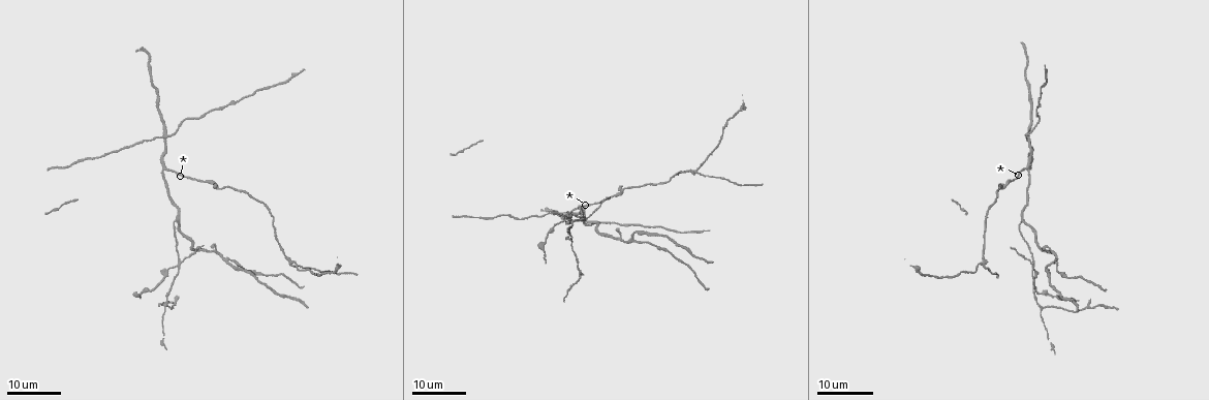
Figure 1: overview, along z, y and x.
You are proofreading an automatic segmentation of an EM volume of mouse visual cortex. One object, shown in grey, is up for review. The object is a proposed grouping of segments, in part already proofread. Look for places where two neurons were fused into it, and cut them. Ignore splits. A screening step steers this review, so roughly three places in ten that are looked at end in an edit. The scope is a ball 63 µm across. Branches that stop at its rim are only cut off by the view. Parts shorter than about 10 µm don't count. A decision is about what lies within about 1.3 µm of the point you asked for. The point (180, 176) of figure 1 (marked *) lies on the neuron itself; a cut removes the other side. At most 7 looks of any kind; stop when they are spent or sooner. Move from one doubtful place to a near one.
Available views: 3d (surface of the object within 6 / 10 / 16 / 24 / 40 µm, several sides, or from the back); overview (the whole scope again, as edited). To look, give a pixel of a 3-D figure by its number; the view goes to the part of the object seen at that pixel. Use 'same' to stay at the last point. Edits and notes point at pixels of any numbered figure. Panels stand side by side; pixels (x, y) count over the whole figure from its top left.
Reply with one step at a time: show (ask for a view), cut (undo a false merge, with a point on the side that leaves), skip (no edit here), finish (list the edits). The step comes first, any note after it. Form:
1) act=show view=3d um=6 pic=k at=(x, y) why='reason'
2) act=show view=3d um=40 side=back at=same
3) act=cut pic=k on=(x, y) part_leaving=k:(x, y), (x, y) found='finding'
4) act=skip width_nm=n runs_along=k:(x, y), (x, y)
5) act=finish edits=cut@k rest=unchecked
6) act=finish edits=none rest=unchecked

act=show view=3d um=16 pic=1 at=(175, 219) why='arms part here'

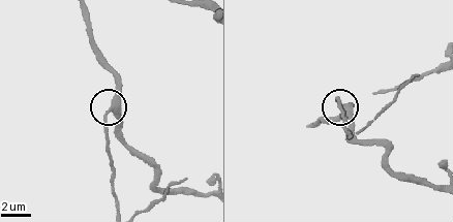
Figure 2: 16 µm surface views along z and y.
act=show view=3d um=10 pic=2 at=(111, 109)

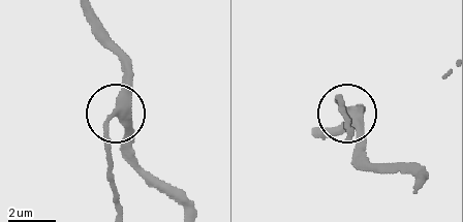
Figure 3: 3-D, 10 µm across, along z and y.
act=skip side_arm_um=36 runs_along=3:(86, 19), (123, 72), (123, 102), (105, 131), (110, 165) found='one neuron here'

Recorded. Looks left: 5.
act=show view=3d um=24 pic=1 at=(631, 238) why='three-way junction'

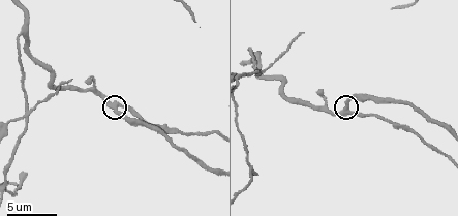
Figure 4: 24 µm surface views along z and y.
act=show view=3d um=6 pic=4 at=(345, 110)

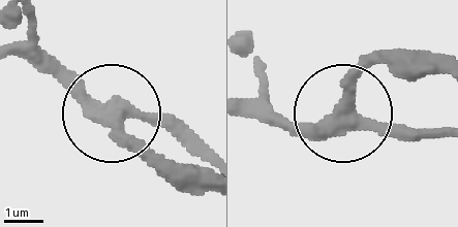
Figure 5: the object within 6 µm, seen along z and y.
act=skip runs_along=5:(253, 98), (303, 127), (362, 118), (428, 137) found='continuous, no second neuron'

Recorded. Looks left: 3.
act=show view=3d um=10 pic=4 at=(22, 118) why='a fork'

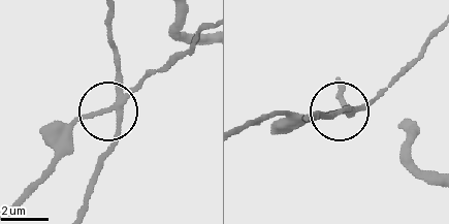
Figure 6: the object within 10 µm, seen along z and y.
act=cut pic=6 on=(87, 115) side_arm_um=16 arms=3 found='two neurons meet here'

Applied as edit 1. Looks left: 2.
act=show view=3d um=10 pic=4 at=(391, 120)

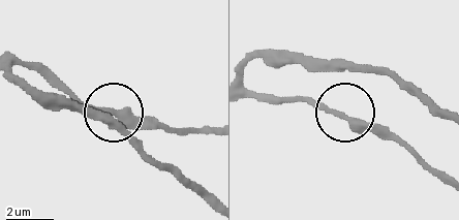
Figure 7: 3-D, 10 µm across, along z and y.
act=skip width_nm=300 runs_along=7:(247, 96), (301, 96), (325, 112), (390, 129), (405, 142) found='continuous, no second neuron'

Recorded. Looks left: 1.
act=finish edits=cut@6 rest=unchecked

